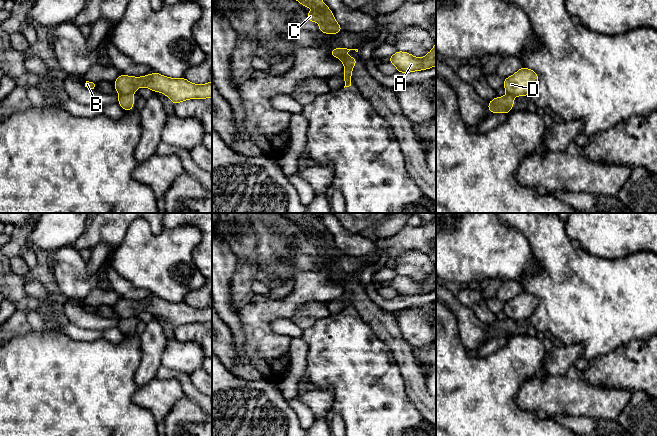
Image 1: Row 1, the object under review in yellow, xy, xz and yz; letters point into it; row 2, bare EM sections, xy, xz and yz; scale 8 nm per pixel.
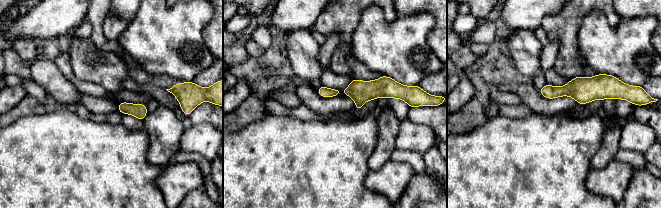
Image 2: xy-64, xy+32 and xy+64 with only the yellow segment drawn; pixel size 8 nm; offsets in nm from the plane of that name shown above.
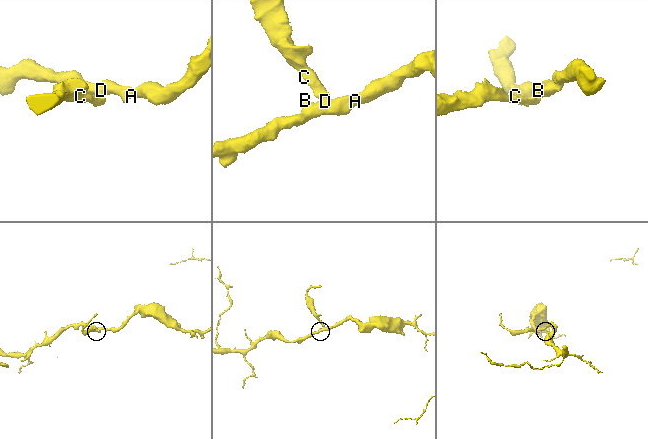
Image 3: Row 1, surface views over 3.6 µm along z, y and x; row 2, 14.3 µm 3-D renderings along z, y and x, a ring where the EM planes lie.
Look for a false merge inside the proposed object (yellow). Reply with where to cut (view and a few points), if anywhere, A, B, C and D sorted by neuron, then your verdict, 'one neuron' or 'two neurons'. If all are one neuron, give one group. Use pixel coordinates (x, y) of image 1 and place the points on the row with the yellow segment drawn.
cut xy (120, 94), (132, 96); groups A B D / C; two neurons

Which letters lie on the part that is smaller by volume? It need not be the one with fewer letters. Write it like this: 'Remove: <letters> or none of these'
Remove: C

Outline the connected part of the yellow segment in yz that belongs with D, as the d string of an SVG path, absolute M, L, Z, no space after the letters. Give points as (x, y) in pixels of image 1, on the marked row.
M522 66L515 74L504 79L503 87L511 97L533 95L538 80L535 71Z

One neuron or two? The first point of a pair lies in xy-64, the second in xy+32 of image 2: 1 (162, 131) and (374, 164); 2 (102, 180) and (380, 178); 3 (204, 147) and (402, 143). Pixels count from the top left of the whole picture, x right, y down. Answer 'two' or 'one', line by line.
1: one
2: two
3: one

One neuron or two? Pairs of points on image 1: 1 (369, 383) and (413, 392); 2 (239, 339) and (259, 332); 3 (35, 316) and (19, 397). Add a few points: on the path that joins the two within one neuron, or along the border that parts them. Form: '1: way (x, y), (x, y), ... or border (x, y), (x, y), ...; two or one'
1: border (399, 367), (406, 394), (418, 410); two
2: border (238, 314), (244, 333), (244, 350), (250, 360); two
3: border (48, 329), (33, 331); two

